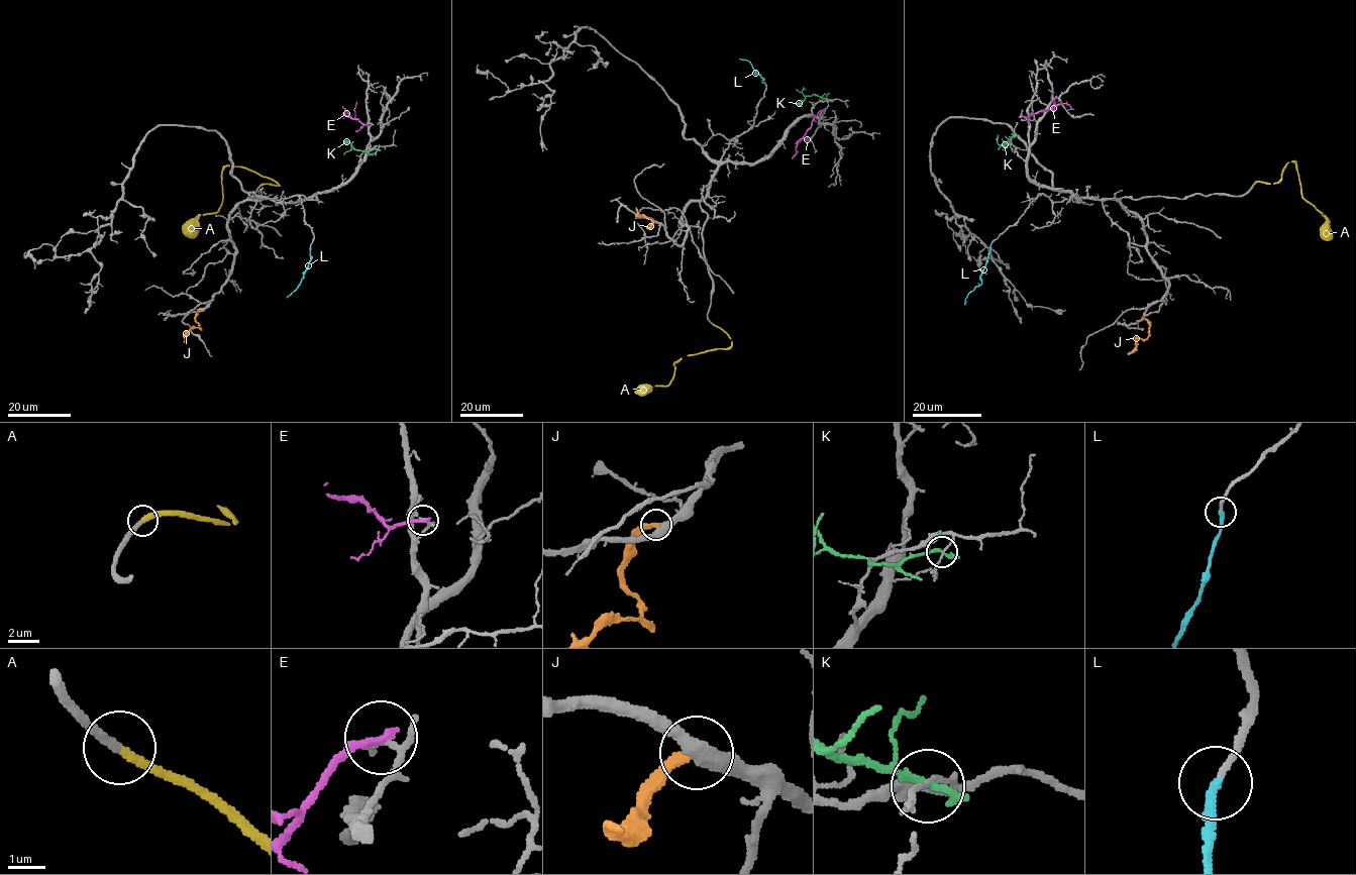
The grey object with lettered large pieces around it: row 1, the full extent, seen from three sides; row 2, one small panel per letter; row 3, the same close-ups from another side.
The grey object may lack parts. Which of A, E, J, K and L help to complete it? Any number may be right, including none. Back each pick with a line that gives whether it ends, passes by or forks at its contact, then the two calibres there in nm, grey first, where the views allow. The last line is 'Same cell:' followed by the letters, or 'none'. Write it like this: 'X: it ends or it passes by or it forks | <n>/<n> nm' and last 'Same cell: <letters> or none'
A: it ends | 280/280 nm
L: it ends | 170/220 nm
Same cell: A, L

